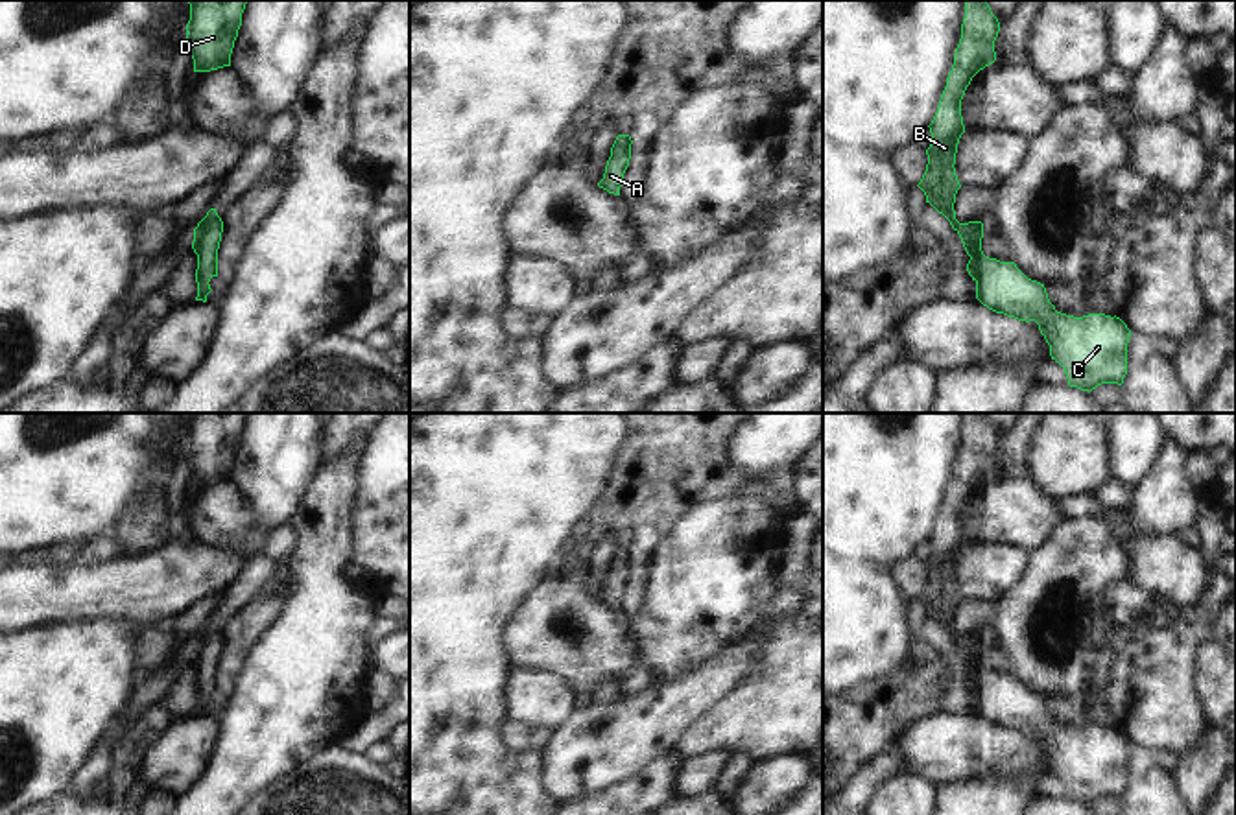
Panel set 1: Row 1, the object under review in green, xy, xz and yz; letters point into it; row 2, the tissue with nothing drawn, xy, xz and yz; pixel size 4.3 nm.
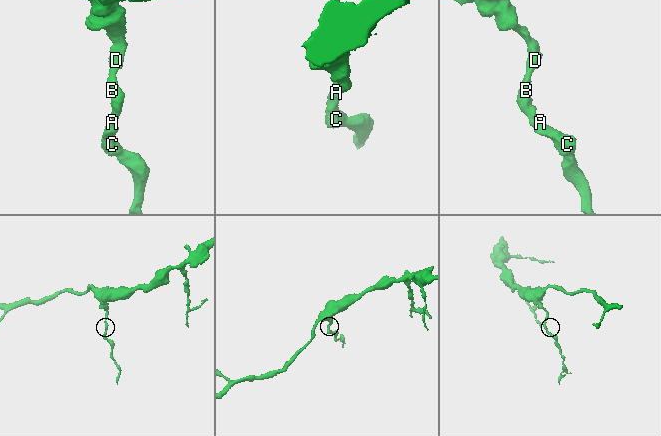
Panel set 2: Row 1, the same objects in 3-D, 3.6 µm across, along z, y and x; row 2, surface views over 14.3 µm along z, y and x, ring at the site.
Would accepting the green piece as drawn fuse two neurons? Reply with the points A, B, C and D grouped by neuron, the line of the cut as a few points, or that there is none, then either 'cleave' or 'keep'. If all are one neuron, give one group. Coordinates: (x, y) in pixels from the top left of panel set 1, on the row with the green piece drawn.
A B C D | no cut | keep

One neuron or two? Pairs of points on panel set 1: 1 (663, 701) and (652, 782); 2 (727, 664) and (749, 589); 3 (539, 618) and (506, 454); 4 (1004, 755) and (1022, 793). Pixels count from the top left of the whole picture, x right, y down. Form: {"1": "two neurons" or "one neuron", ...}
{"1": "two neurons", "2": "two neurons", "3": "two neurons", "4": "two neurons"}

